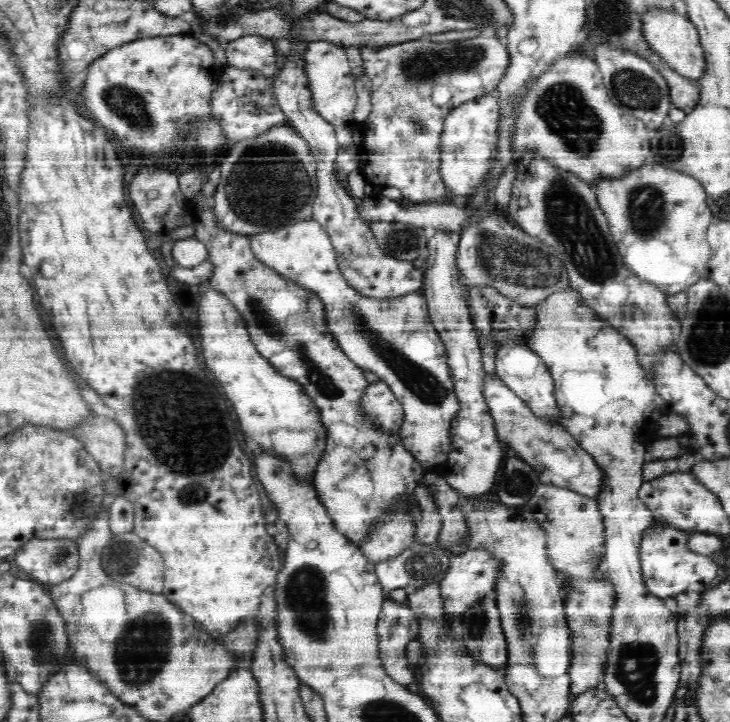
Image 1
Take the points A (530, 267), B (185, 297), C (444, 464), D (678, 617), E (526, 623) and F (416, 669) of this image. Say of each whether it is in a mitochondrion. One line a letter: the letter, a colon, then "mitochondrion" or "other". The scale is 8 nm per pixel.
A: mitochondrion
B: other
C: other
D: other
E: mitochondrion
F: other

